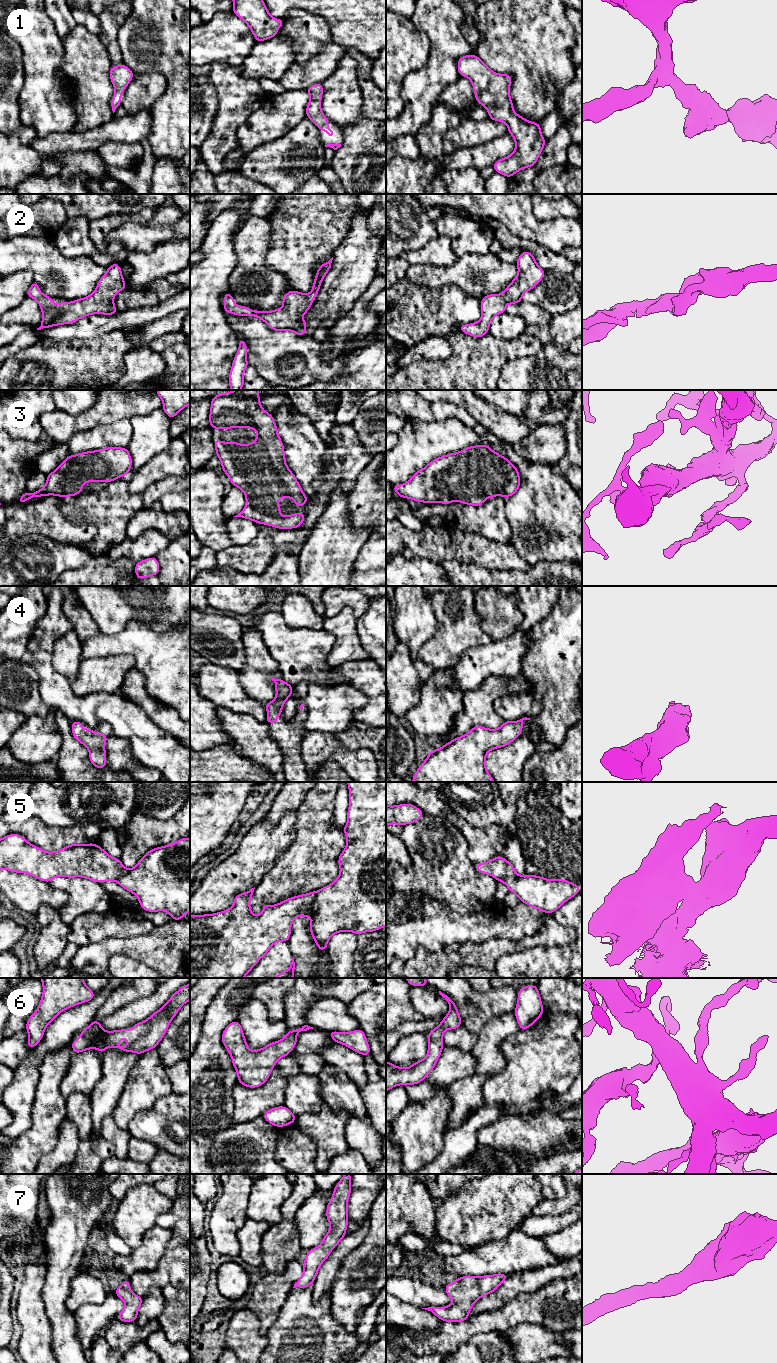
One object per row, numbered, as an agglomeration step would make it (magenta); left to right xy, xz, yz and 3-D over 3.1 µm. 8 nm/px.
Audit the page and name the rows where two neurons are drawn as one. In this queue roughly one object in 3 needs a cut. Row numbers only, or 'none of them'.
5

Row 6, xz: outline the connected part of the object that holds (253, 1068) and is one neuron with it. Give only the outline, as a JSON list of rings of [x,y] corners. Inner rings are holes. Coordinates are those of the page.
[[[238,1020],[231,1022],[222,1032],[222,1043],[231,1055],[237,1071],[238,1083],[249,1088],[263,1085],[279,1059],[288,1056],[297,1043],[297,1034],[314,1029],[308,1025],[285,1034],[284,1038],[250,1051]]]

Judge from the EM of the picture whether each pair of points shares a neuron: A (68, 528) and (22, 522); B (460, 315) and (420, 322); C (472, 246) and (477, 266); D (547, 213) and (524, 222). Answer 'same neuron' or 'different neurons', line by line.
A: same neuron
B: same neuron
C: different neurons
D: different neurons

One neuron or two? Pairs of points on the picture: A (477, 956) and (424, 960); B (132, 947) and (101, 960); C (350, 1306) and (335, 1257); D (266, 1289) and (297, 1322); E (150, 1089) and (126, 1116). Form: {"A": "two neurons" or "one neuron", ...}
{"A": "one neuron", "B": "one neuron", "C": "two neurons", "D": "two neurons", "E": "one neuron"}

